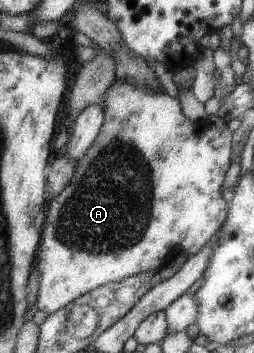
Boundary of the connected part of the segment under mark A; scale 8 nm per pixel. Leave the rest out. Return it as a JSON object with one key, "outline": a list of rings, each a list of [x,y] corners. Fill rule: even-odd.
{"outline":[[[121,79],[115,80],[106,93],[103,106],[106,110],[106,118],[95,143],[80,159],[71,183],[47,205],[47,220],[44,225],[36,266],[41,277],[37,309],[47,311],[49,314],[67,307],[77,298],[92,292],[95,288],[114,281],[121,281],[144,271],[157,272],[159,268],[164,266],[164,261],[177,250],[185,252],[188,257],[195,255],[218,232],[228,215],[228,204],[223,201],[220,194],[221,183],[232,158],[231,136],[233,132],[229,130],[227,123],[221,127],[215,127],[206,119],[196,122],[189,121],[184,118],[179,102],[170,98],[165,92],[147,93],[142,87],[133,87]]]}

